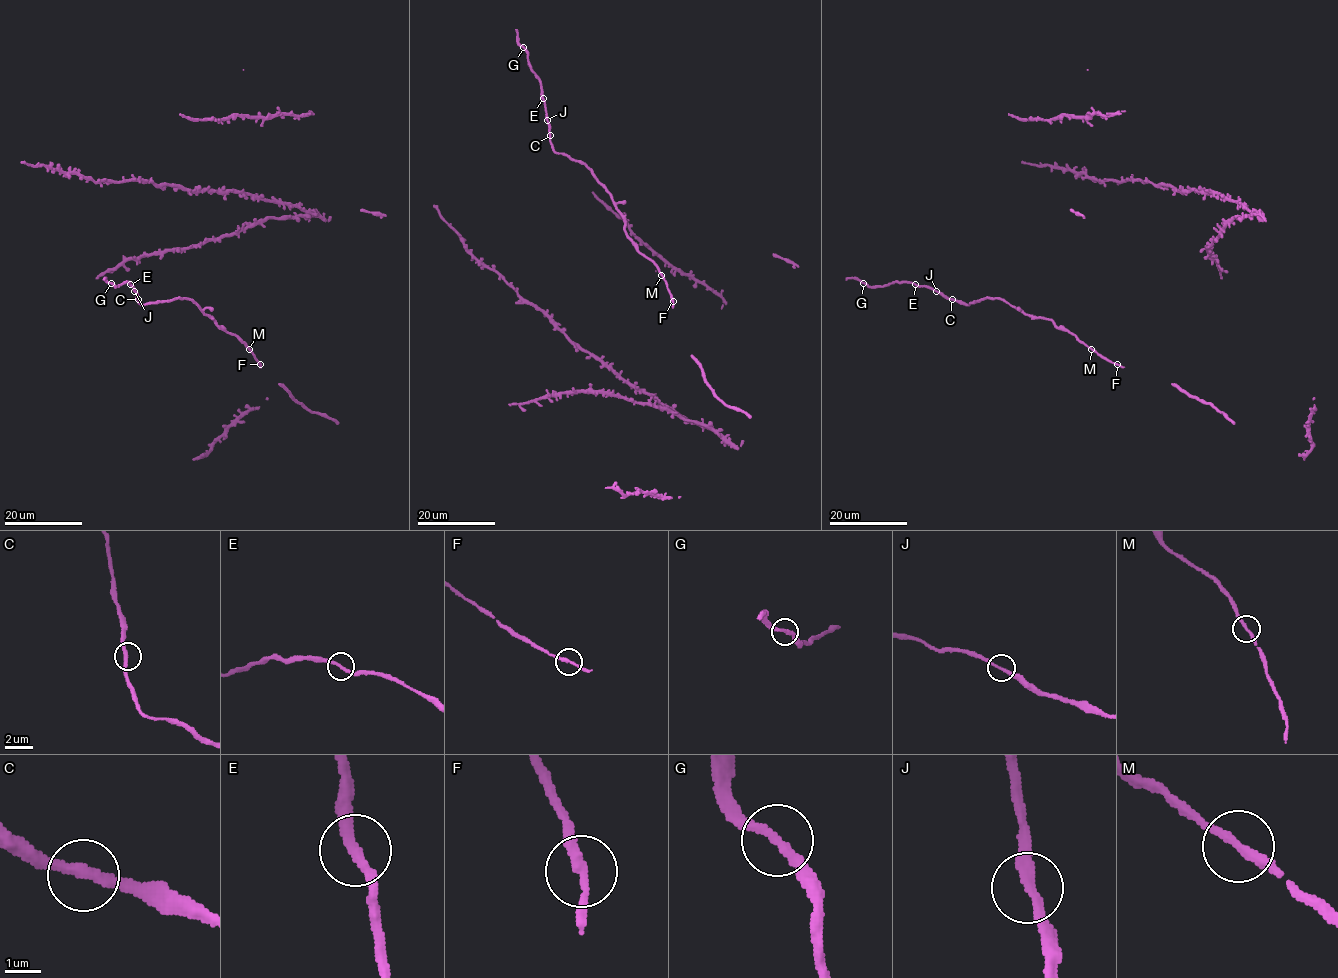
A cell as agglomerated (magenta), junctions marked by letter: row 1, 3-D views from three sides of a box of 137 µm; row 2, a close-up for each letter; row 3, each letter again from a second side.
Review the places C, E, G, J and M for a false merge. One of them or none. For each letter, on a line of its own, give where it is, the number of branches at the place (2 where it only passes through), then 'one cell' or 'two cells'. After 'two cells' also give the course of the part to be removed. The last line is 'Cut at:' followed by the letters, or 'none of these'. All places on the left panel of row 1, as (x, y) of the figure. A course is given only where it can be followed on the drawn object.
C: at (138, 299); 2 branches meet; one cell
E: at (130, 284); 2 branches meet; one cell
G: at (111, 283); 2 branches meet; one cell
J: at (134, 291); 2 branches meet; one cell
M: at (249, 349); 2 branches meet; one cell
Cut at: none of these

